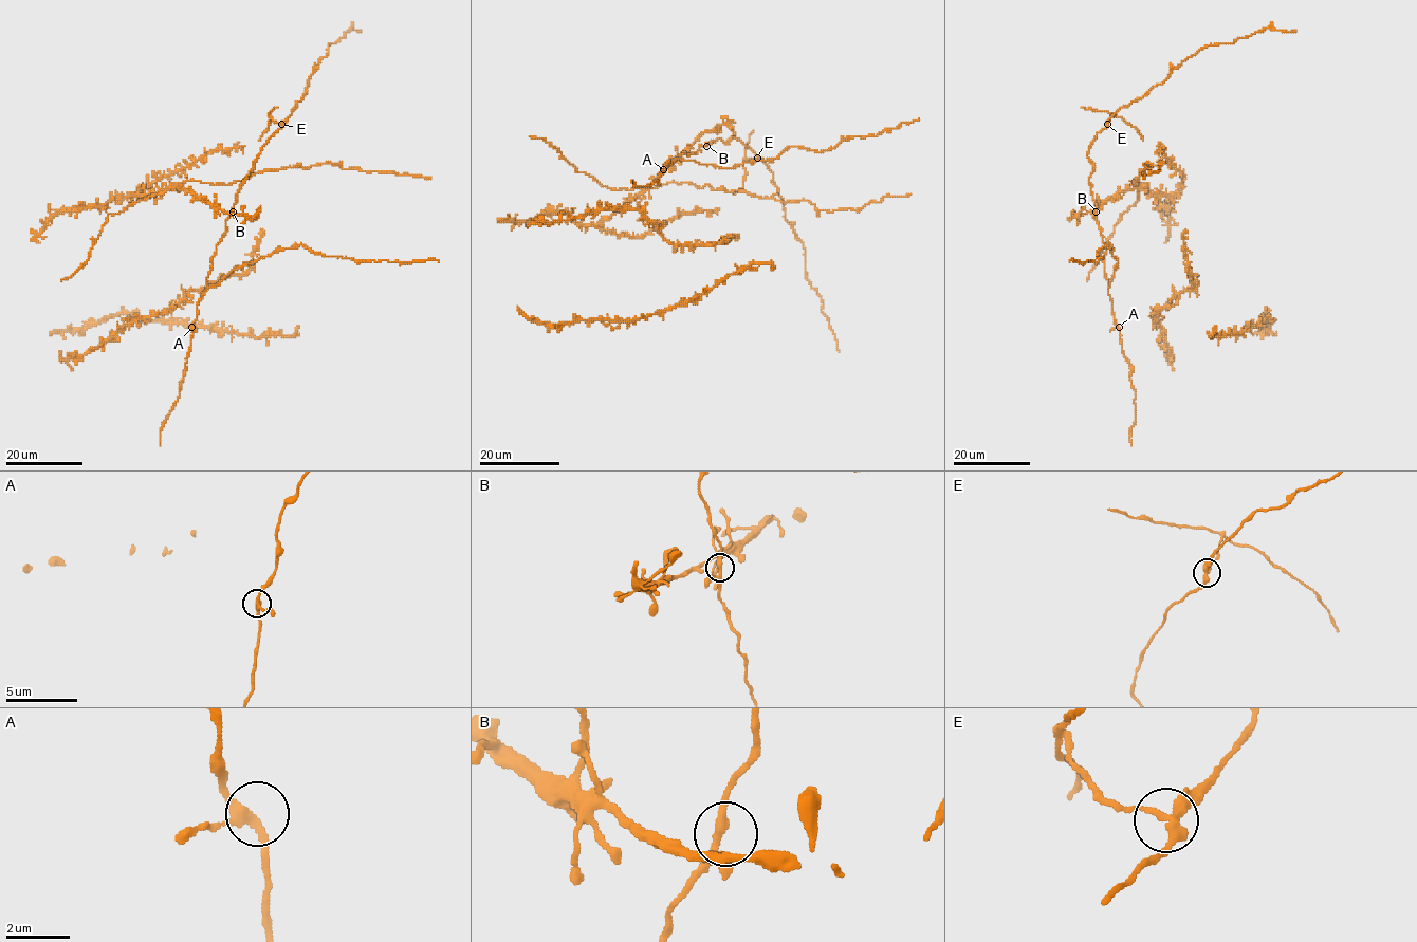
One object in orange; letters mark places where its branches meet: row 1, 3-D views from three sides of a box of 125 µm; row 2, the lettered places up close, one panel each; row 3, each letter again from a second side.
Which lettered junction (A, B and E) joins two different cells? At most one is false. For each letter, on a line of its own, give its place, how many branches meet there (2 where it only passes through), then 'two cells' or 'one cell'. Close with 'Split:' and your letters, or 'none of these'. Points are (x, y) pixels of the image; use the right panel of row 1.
A: (1119, 327) | 3 | one cell
B: (1096, 211) | 3 | one cell
E: (1107, 124) | 3 | two cells
Split: E

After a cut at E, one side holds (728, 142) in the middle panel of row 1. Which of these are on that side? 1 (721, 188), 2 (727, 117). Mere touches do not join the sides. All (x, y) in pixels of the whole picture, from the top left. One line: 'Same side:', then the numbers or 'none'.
Same side: 1, 2

